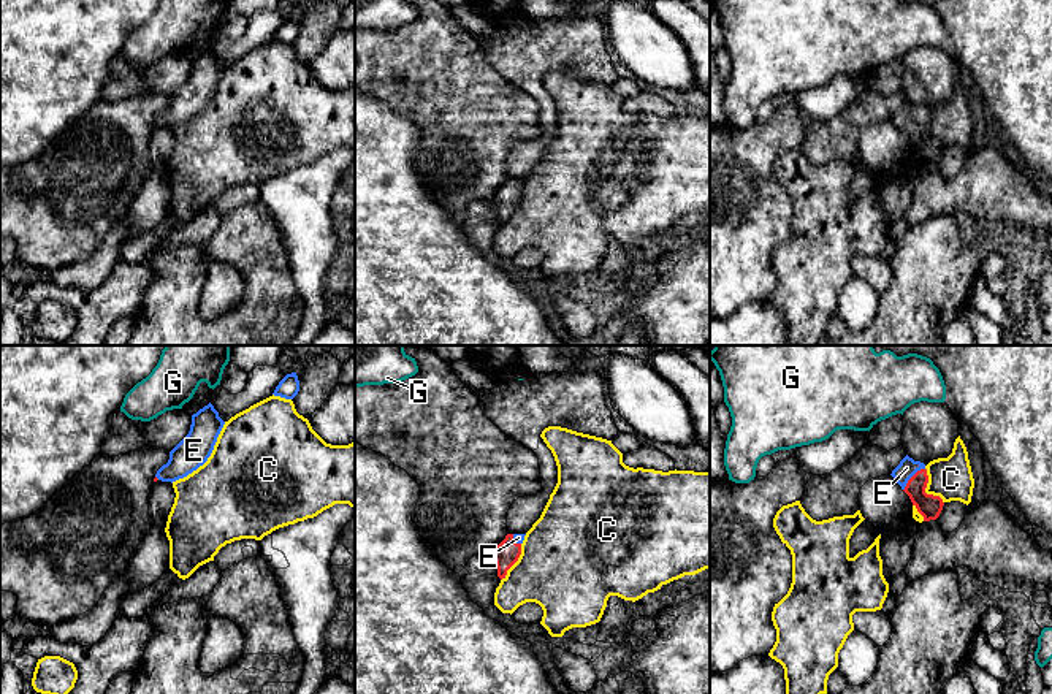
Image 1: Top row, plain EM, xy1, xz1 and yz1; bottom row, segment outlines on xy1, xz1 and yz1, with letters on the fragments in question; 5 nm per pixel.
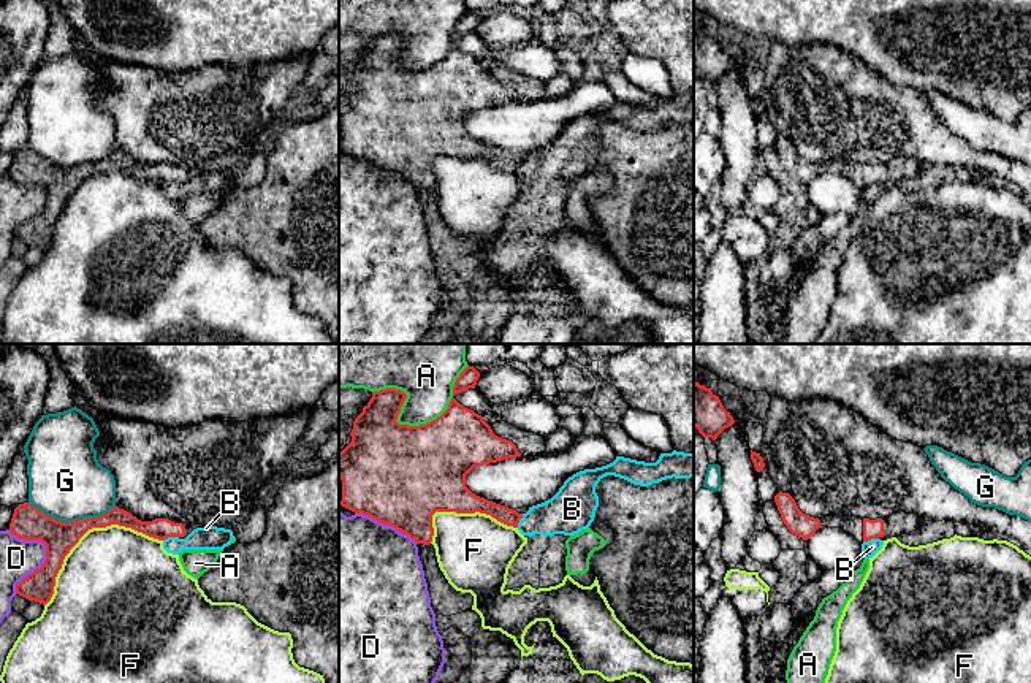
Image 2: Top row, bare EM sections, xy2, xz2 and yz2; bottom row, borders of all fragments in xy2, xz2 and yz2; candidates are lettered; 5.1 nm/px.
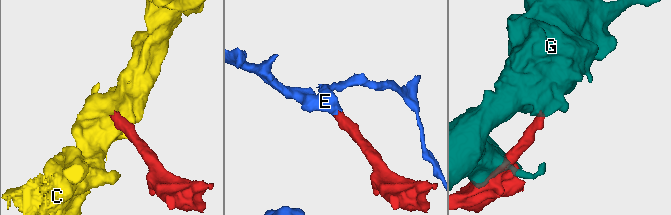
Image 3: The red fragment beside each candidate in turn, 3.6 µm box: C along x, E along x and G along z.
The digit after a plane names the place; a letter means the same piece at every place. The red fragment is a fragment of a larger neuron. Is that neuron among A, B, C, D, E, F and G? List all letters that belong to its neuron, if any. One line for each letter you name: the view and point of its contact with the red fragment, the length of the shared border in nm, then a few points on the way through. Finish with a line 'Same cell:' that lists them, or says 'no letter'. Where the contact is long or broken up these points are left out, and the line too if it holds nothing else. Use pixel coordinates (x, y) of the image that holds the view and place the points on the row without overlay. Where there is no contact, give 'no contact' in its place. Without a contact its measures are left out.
E: contact yz1 (911, 122); length 160 nm; way yz1 (929, 151), (916, 138), (911, 122), (907, 113)
Same cell: E

